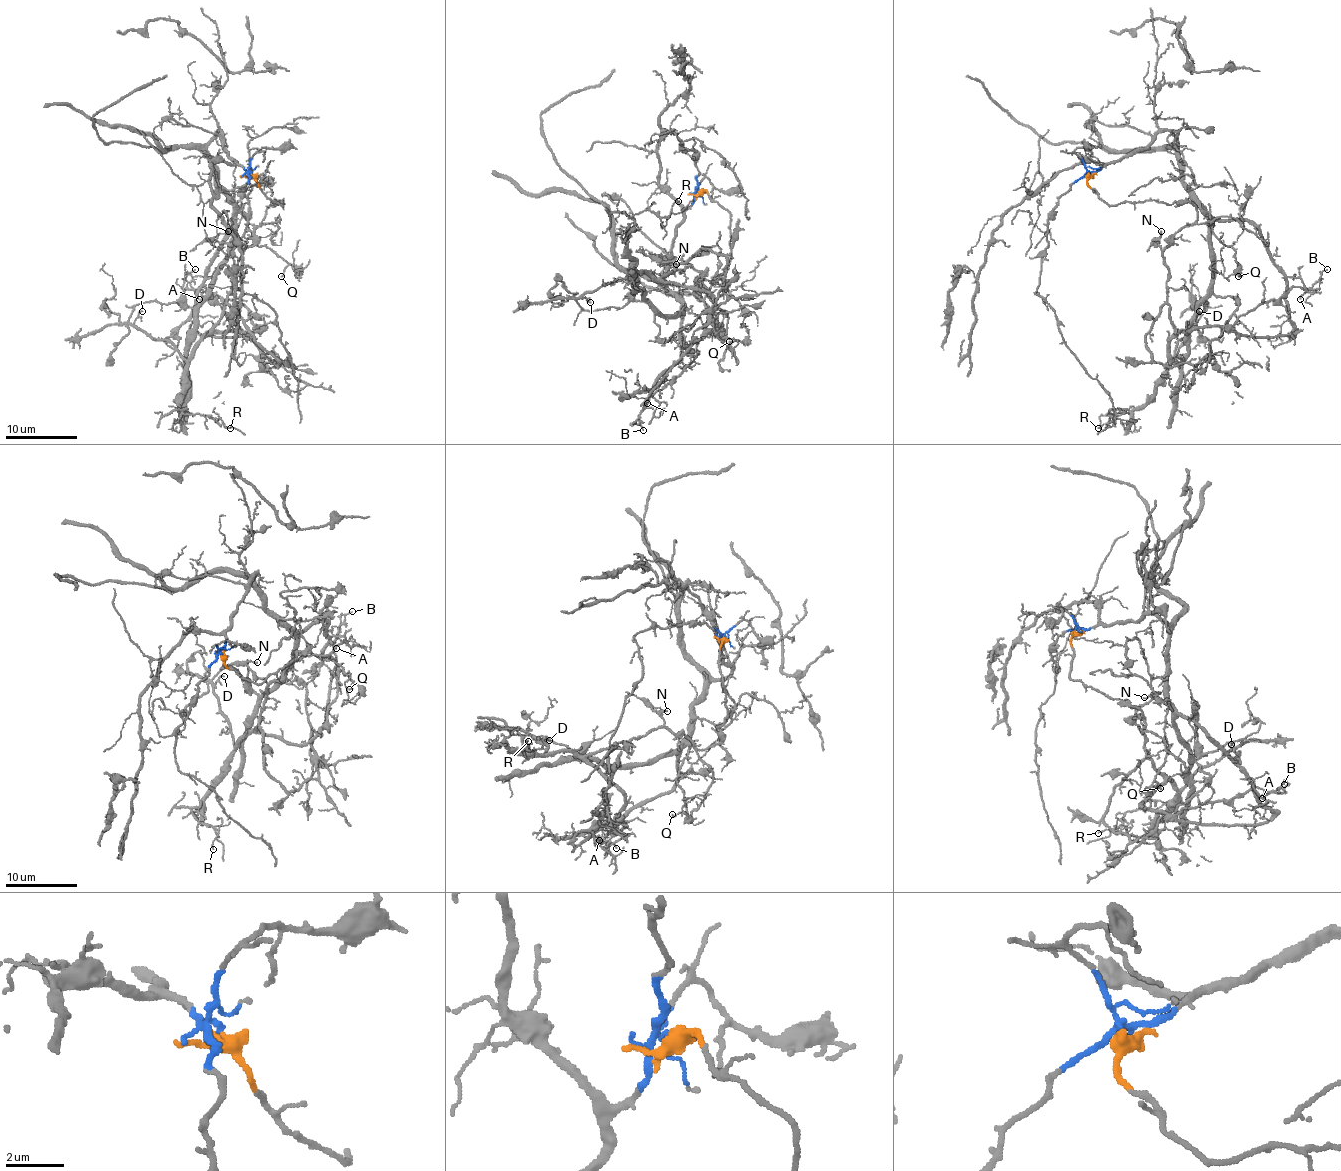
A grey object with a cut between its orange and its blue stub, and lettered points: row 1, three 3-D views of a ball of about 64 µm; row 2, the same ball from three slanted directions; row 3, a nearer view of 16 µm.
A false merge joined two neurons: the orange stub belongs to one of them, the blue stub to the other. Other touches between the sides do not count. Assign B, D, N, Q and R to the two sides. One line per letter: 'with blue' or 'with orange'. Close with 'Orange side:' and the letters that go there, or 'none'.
B: with orange
D: with orange
N: with orange
Q: with blue
R: with orange
Orange side: B, D, N, R

